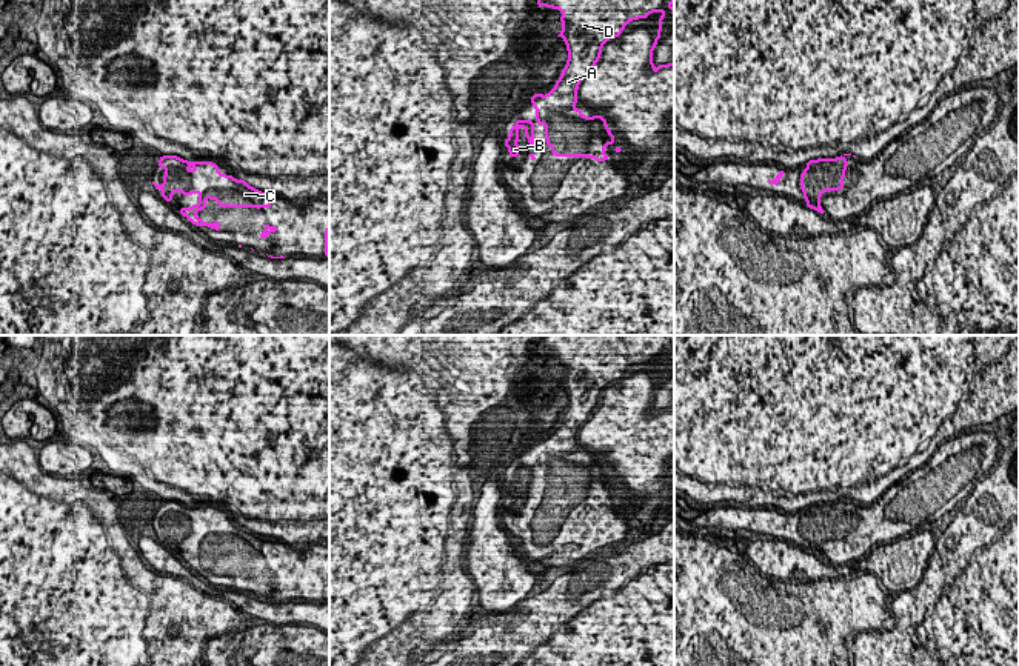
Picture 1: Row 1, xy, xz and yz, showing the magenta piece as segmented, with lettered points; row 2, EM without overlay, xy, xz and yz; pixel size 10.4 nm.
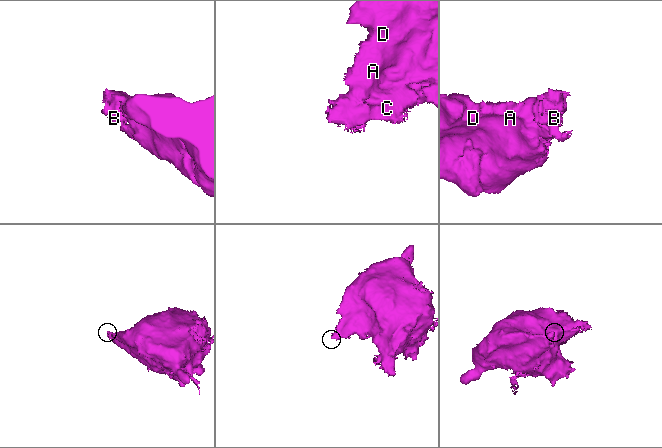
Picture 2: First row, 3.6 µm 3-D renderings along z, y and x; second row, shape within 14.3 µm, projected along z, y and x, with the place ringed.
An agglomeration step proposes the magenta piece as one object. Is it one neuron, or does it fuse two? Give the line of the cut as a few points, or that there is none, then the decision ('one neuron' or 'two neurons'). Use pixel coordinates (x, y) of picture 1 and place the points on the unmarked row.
no cut; one neuron

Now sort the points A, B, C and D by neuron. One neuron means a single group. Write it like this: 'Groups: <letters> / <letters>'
Groups: A B C D

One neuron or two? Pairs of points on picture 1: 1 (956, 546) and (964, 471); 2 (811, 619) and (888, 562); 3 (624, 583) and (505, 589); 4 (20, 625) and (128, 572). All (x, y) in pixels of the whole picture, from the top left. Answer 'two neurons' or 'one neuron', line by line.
1: two neurons
2: two neurons
3: two neurons
4: one neuron

